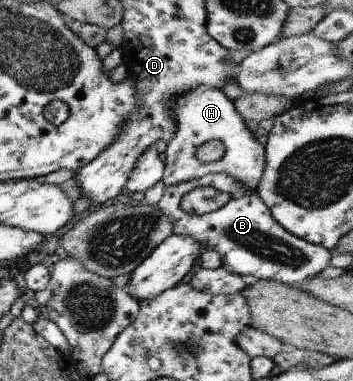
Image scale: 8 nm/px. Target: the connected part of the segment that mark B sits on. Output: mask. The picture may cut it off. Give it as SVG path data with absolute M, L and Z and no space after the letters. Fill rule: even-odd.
M207 173L191 181L164 186L163 195L156 206L169 219L173 234L193 237L193 241L201 243L202 250L218 253L222 261L221 267L235 275L277 281L291 286L295 281L317 276L329 266L329 260L334 254L320 245L313 245L287 233L273 221L269 209L256 191L245 191L233 177L227 177L225 173ZM195 187L213 187L215 191L226 192L230 198L223 207L215 211L205 215L189 215L181 211L179 201L182 194L189 193Z

